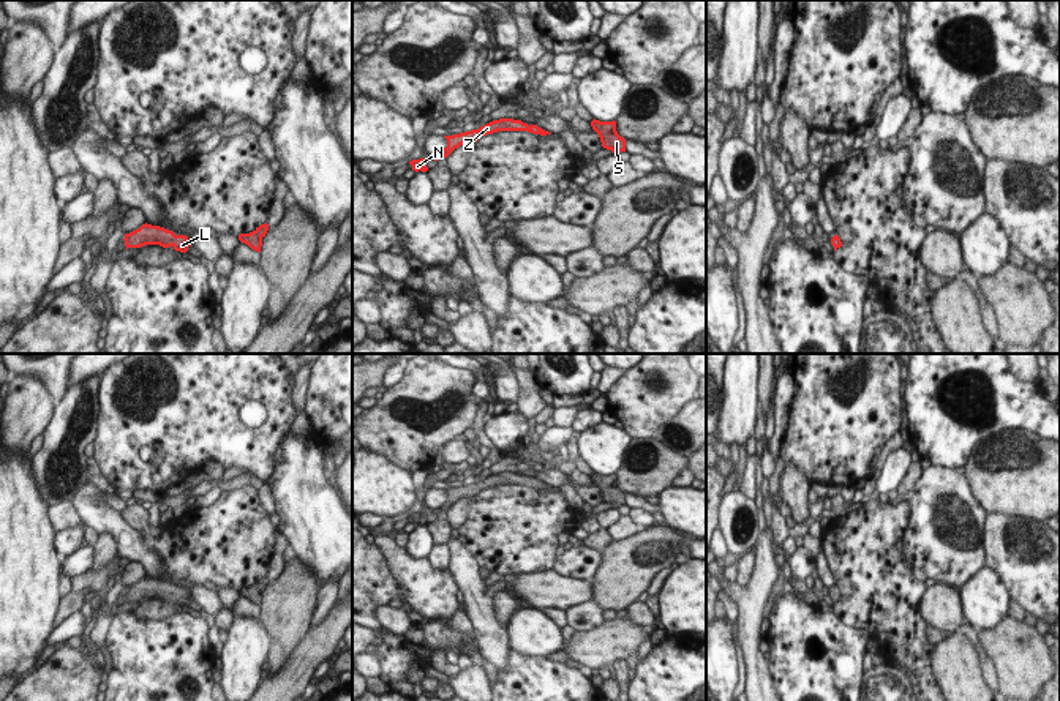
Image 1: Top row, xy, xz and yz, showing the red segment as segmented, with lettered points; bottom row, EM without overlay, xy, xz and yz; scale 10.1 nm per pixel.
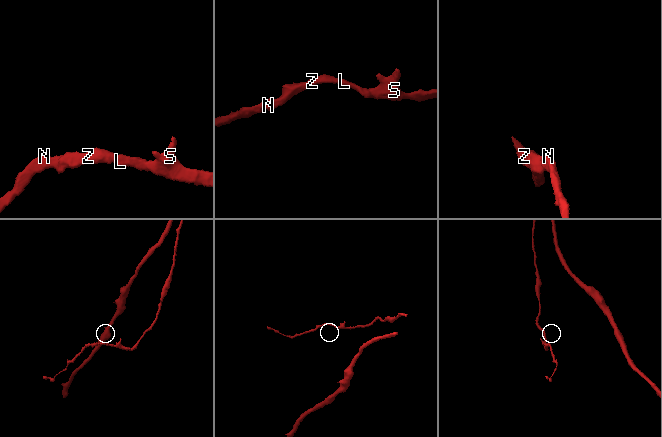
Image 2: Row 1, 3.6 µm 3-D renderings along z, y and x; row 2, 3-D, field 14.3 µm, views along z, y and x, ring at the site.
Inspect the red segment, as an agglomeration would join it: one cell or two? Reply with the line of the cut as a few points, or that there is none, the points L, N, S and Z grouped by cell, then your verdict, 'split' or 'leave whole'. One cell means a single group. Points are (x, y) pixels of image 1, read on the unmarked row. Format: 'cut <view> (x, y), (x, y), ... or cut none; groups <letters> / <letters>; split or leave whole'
cut none; groups L N S Z; leave whole

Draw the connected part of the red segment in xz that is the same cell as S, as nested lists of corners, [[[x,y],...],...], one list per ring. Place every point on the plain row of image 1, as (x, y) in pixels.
[[[591,475],[592,483],[599,488],[602,500],[611,504],[615,508],[626,505],[626,493],[616,485],[616,475]]]

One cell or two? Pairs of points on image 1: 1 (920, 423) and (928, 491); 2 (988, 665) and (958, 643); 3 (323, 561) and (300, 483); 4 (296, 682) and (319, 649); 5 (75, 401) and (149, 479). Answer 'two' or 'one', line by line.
1: two
2: two
3: one
4: one
5: two

